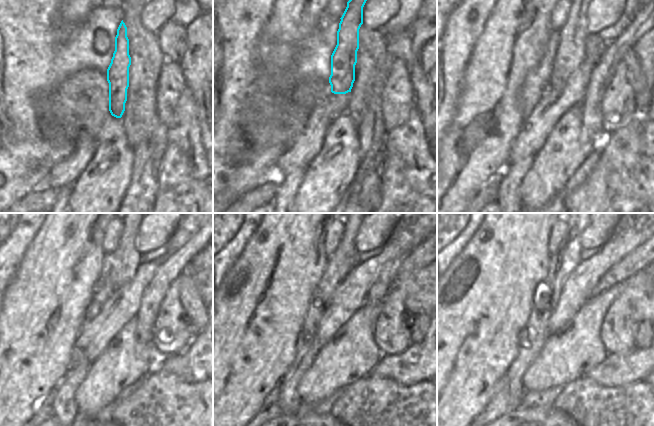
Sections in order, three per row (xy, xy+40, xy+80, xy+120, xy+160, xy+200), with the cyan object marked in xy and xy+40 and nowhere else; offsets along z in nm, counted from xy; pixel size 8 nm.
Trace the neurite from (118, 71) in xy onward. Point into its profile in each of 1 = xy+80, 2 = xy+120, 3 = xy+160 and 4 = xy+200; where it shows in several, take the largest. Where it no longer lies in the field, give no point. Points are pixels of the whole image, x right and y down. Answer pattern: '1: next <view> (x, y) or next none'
1: next xy+80 (571, 52)
2: next xy+120 (130, 256)
3: next xy+160 (349, 234)
4: next xy+200 (568, 237)

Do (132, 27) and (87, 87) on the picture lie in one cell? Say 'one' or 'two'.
two

